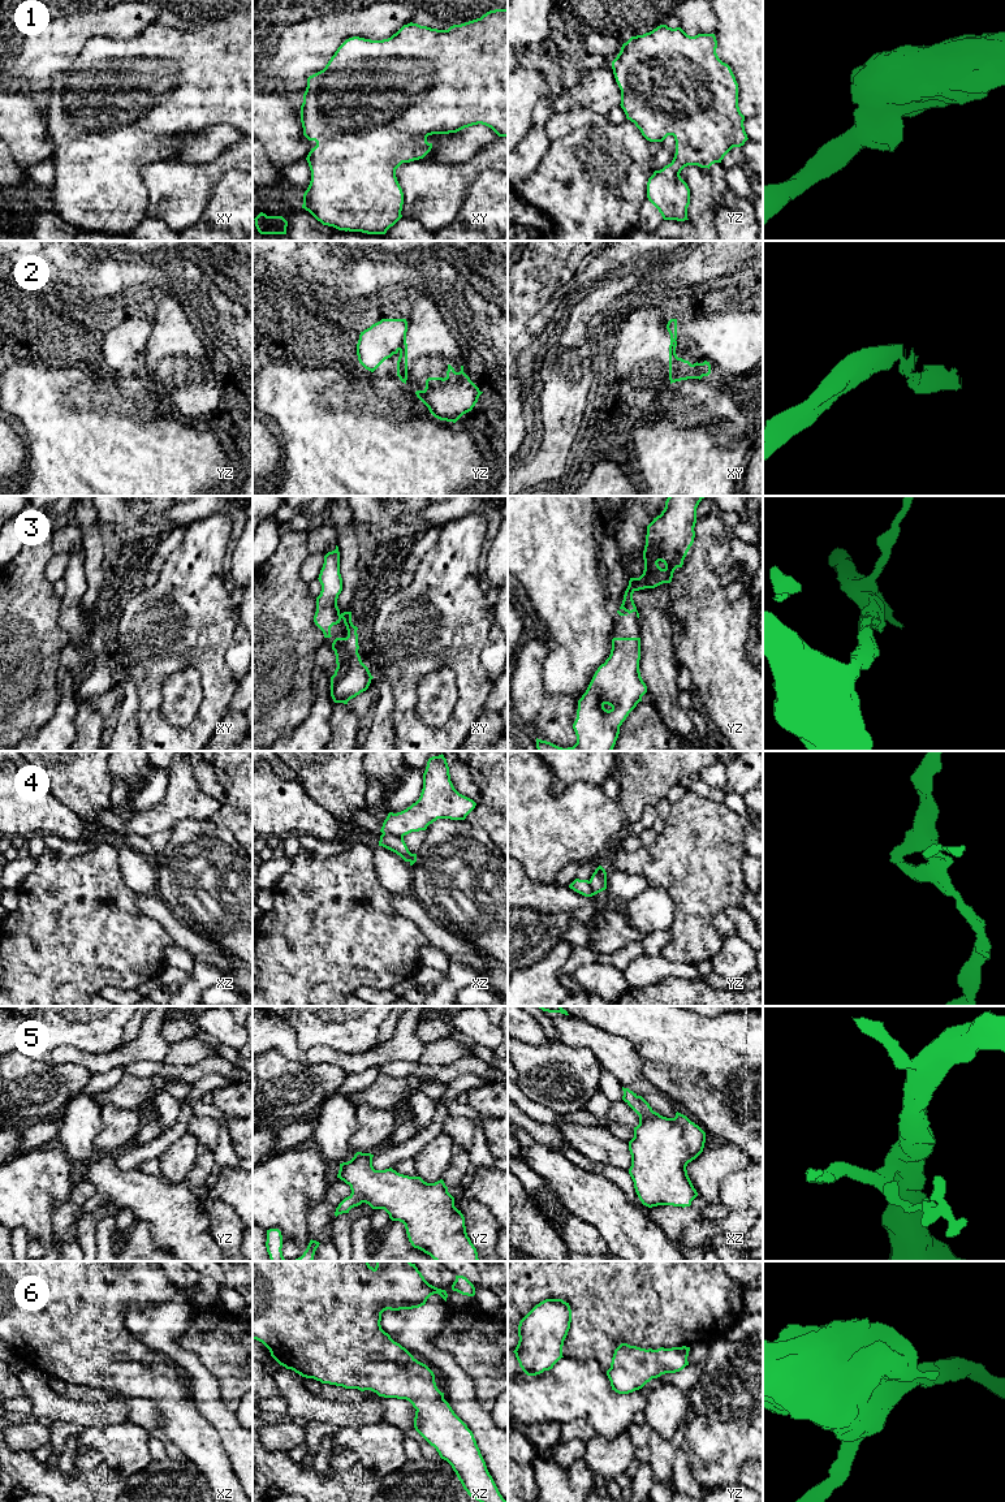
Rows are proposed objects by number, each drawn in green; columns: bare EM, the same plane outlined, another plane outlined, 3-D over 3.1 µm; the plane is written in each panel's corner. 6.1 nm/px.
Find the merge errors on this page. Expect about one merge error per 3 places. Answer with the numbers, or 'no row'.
2, 4

